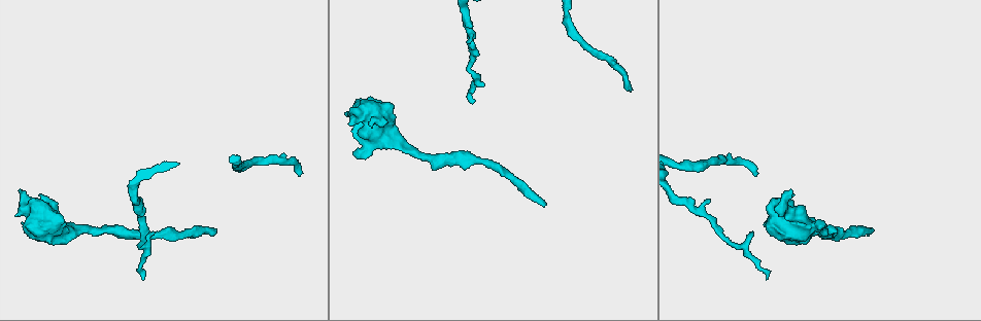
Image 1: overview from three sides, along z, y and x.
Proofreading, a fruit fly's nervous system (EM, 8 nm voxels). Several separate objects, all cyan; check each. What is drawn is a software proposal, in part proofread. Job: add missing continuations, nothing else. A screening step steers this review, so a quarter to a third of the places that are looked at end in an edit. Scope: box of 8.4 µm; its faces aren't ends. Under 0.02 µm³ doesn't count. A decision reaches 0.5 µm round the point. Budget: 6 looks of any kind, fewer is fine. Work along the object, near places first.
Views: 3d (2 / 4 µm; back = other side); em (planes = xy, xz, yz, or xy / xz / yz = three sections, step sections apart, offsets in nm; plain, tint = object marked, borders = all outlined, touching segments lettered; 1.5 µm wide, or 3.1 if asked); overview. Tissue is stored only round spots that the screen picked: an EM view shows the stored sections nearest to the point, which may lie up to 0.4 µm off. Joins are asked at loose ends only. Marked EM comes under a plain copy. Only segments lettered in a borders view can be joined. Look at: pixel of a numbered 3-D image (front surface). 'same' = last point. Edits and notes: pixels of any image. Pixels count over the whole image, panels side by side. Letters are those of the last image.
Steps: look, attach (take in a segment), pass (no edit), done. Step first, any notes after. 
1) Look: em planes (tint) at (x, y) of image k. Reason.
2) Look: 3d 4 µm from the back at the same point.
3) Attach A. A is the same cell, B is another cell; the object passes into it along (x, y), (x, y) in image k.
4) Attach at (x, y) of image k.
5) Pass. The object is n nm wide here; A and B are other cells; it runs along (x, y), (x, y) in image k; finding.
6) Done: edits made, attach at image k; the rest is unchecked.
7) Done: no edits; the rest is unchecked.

Look: 3d 4 µm at (626, 88) of image 1. Long arm stops here.

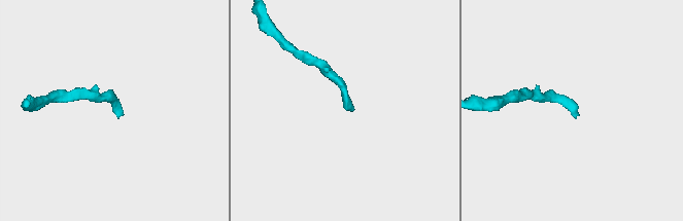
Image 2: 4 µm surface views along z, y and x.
Look: em planes (borders) at (576, 116) of image 2.

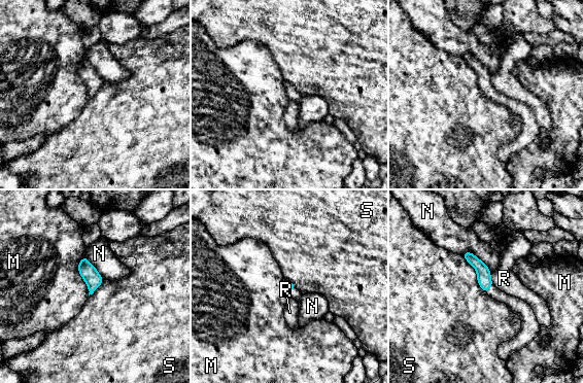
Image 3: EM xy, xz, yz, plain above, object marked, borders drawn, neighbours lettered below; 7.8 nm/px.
Pass. M, N, R and S are other cells; a border runs along (84, 255), (78, 273), (89, 290) in image 3; no lettered segment goes on from it.

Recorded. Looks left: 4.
Look: 3d 4 µm at (483, 84) of image 1.

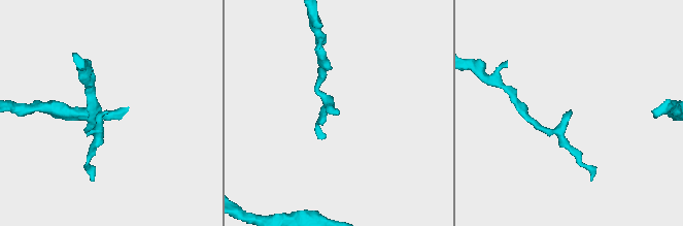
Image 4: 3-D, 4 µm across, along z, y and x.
Look: em xz step 4 (tint) at (570, 112) of image 4.

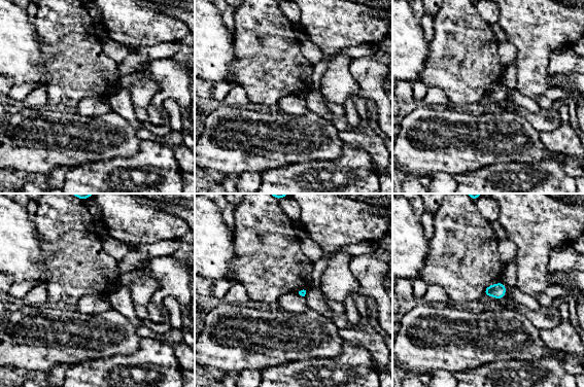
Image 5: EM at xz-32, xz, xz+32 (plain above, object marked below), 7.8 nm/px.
Look: em xy step 8 (borders) at the same point.

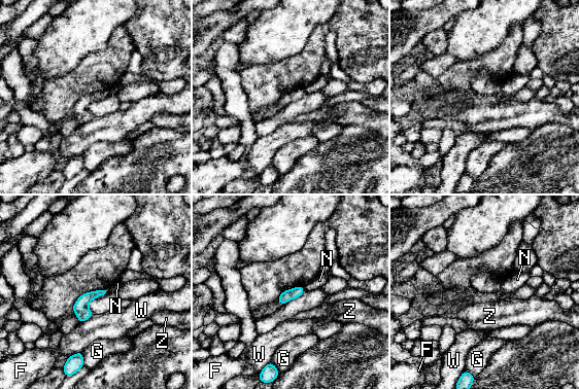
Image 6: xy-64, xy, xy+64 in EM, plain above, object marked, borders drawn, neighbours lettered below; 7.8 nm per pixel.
Pass. F, G, N, W and Z are other cells; a border runs along (301, 285), (305, 290) in image 6; none of them fits.

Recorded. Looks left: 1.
Done: no edits; the rest is unchecked.

